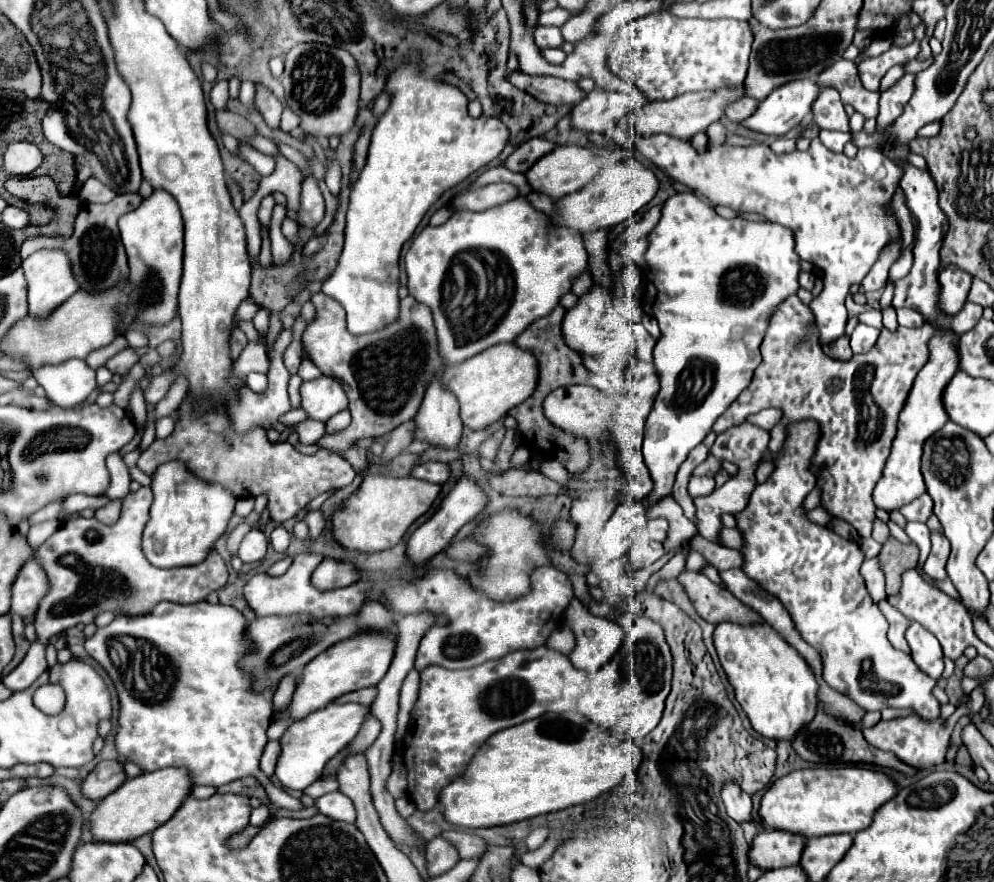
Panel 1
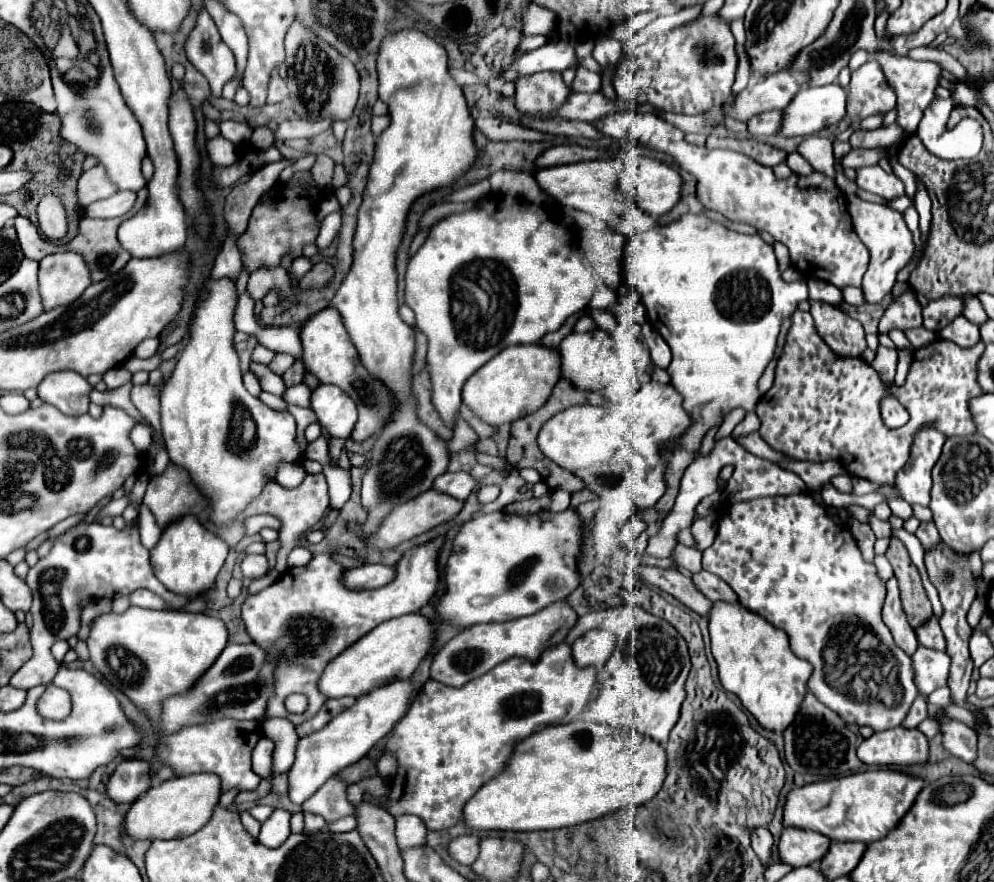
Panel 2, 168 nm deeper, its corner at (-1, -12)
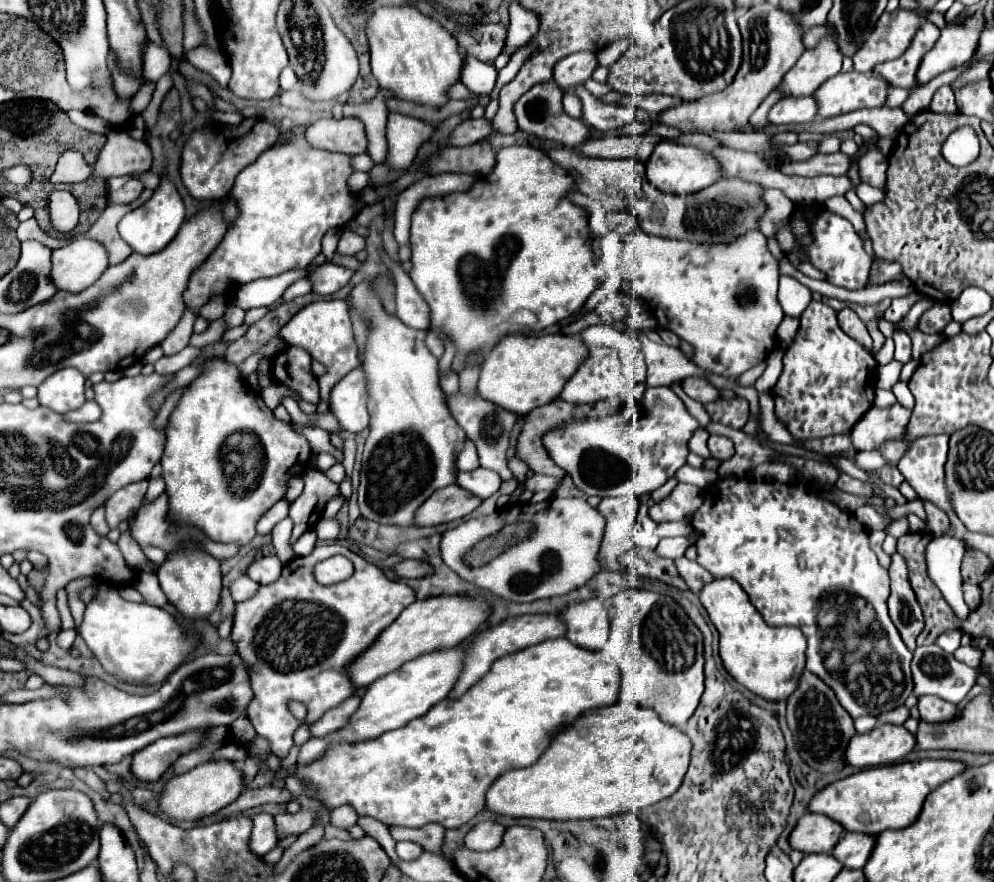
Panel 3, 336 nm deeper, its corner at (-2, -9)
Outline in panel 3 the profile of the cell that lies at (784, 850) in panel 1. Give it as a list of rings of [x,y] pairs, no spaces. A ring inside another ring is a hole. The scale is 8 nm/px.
[[[807,812],[791,832],[789,842],[795,850],[801,850],[805,854],[831,852],[843,834],[845,828],[839,822],[823,814]]]

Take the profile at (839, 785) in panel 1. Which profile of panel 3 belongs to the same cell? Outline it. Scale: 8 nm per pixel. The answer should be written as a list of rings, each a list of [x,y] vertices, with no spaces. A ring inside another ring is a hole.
[[[915,760],[861,770],[823,788],[817,796],[813,796],[809,810],[837,820],[849,832],[879,834],[887,828],[907,828],[917,820],[925,798],[965,768],[967,764],[957,760]]]

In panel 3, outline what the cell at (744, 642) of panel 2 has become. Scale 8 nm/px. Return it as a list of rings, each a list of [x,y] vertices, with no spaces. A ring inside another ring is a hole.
[[[713,578],[701,588],[699,600],[719,630],[719,656],[727,672],[757,696],[767,700],[787,698],[805,668],[807,642],[803,632],[795,626],[767,626],[763,616],[749,602],[747,592],[733,578]]]

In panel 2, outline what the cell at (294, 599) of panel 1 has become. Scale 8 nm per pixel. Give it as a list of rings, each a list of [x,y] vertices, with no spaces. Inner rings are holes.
[[[444,535],[408,549],[394,567],[394,581],[380,589],[346,589],[340,583],[344,569],[330,555],[320,553],[314,555],[312,561],[302,569],[286,569],[274,585],[248,595],[242,603],[242,619],[246,623],[246,631],[254,643],[266,649],[270,659],[278,659],[279,663],[274,676],[274,701],[270,701],[266,717],[286,717],[294,725],[300,725],[302,721],[314,717],[314,713],[318,713],[318,709],[326,701],[326,697],[316,689],[316,681],[326,663],[386,619],[416,613],[438,591],[438,555],[442,551],[442,545]],[[292,693],[302,693],[308,697],[308,709],[300,715],[290,713],[284,707],[286,697]]]

